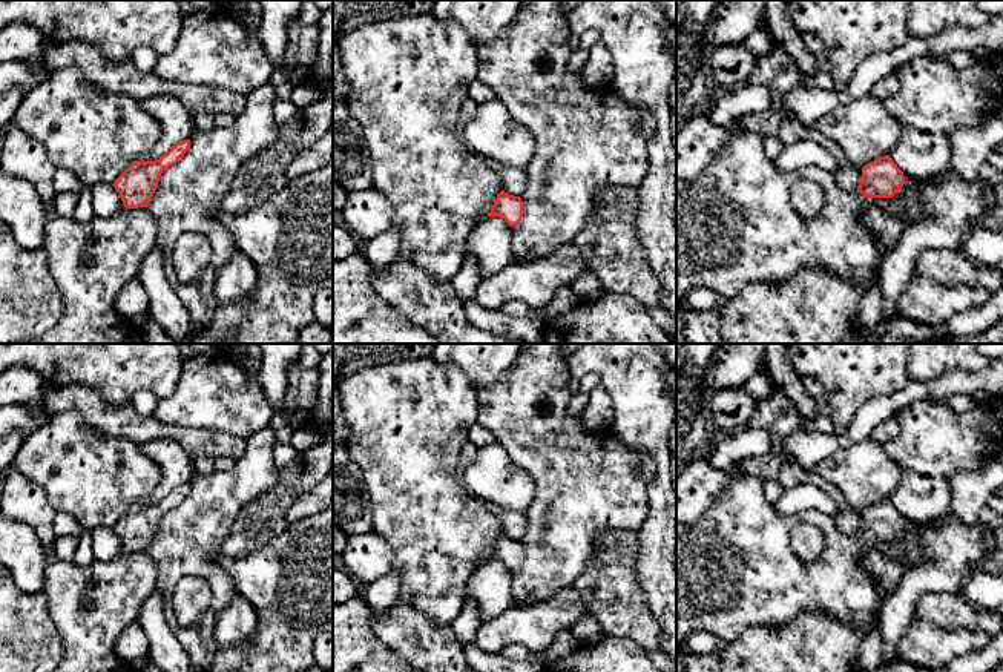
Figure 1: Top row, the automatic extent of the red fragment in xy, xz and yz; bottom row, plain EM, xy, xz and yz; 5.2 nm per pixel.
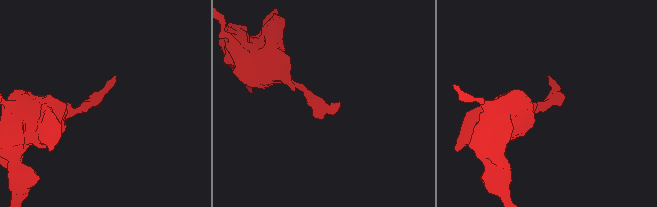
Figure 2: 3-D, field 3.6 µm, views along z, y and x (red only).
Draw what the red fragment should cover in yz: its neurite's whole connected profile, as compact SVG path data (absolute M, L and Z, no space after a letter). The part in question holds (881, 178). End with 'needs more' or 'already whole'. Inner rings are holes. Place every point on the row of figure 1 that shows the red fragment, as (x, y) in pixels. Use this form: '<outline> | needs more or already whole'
M885 155L862 167L857 189L867 198L893 198L903 184L903 172L890 155Z | already whole

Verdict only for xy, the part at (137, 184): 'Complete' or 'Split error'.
Complete

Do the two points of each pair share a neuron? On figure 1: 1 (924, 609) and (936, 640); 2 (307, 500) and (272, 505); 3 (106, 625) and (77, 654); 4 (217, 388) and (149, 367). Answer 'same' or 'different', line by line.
1: different
2: different
3: same
4: different

